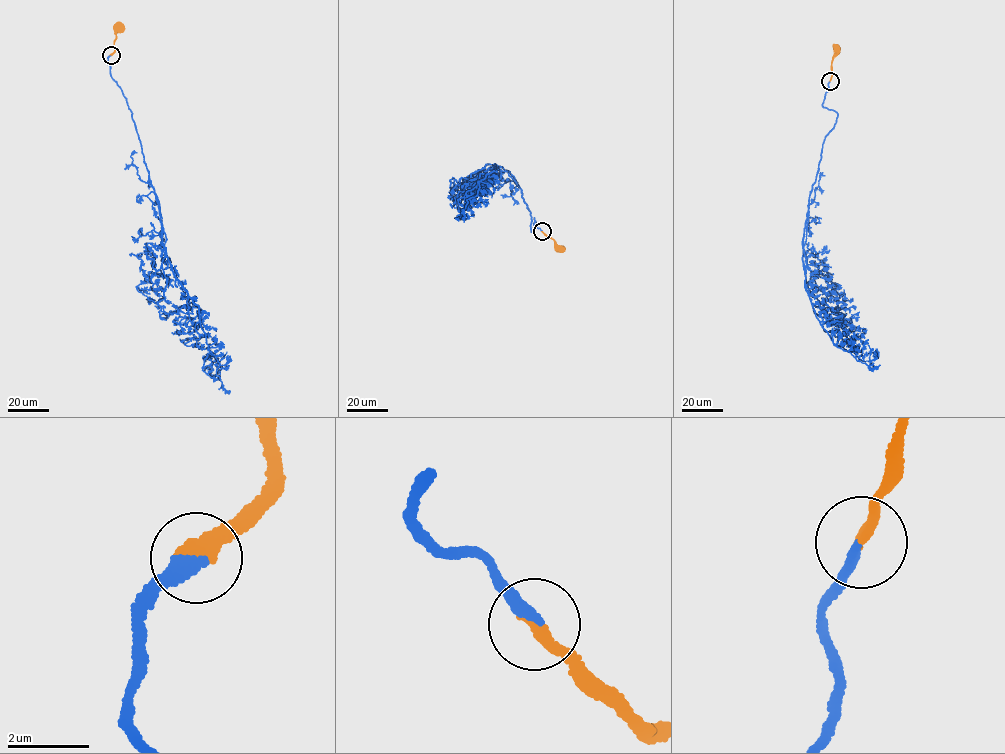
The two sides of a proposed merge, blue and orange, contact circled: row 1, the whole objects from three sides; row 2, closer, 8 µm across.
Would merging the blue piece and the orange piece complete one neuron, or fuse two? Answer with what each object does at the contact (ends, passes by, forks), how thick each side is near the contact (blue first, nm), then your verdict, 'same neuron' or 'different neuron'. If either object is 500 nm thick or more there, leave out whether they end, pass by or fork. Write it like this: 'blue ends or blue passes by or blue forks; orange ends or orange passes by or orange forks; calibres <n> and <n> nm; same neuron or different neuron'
blue ends; orange ends; calibres 300 and 340 nm; same neuron

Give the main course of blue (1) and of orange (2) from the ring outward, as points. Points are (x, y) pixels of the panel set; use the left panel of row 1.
1: (110, 55), (162, 245), (229, 390)
2: (110, 55), (114, 51), (117, 27)

